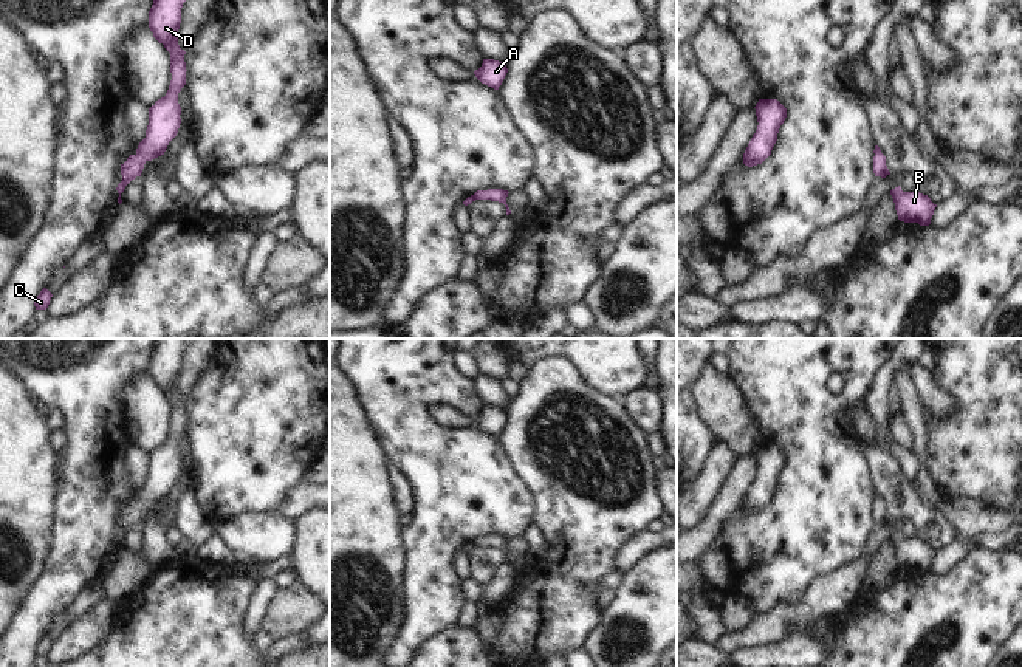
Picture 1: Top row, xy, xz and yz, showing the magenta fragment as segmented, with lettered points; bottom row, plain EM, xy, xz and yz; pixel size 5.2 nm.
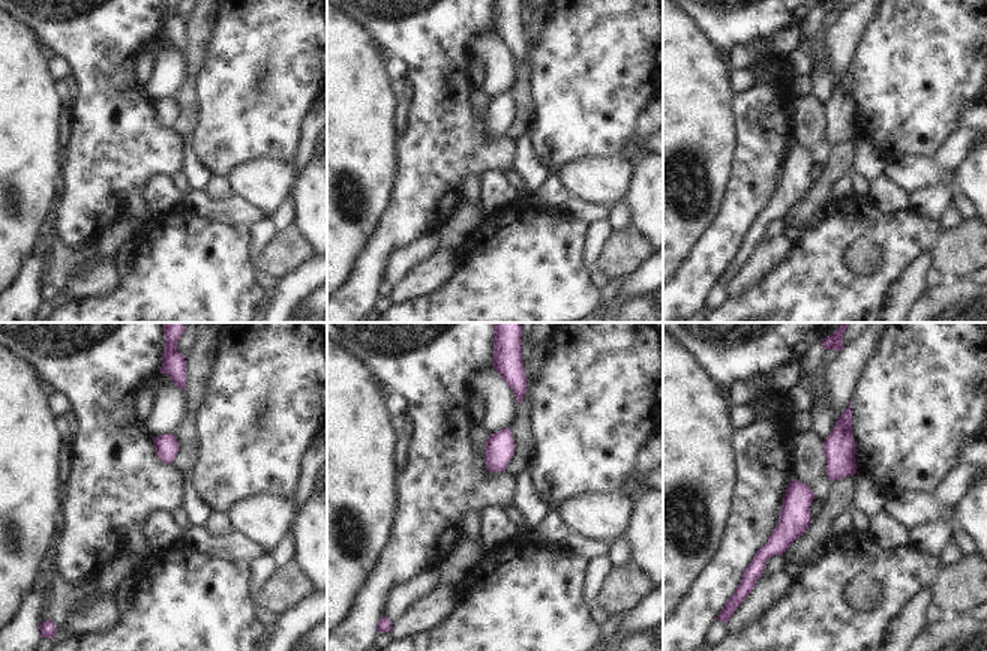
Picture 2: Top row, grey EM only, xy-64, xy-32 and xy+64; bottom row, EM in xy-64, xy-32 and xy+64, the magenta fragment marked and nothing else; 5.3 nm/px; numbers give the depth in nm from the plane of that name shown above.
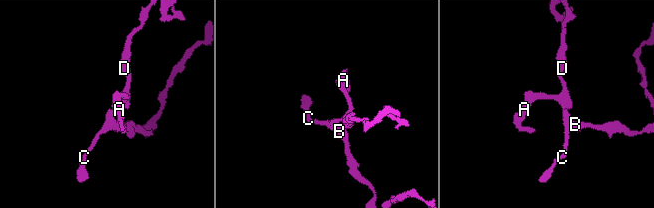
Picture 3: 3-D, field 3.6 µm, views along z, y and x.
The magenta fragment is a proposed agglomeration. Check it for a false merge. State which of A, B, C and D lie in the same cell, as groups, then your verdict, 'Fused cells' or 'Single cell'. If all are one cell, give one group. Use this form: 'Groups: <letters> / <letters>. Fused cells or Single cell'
Groups: A B C D. Single cell.

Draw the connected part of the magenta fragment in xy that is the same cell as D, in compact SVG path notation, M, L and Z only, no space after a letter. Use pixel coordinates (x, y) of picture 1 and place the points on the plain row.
M155 339L155 347L149 357L149 375L153 384L170 399L172 427L166 443L149 455L146 484L139 489L136 500L130 501L127 508L121 511L122 528L116 534L119 551L122 549L121 540L125 532L136 523L141 523L147 508L164 501L181 470L178 440L186 432L187 416L184 409L186 398L178 392L178 376L181 370L181 354L186 345L186 339Z

